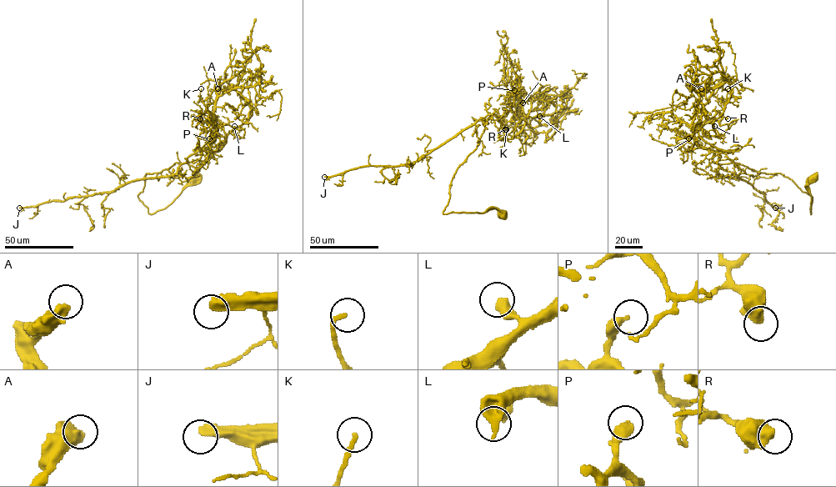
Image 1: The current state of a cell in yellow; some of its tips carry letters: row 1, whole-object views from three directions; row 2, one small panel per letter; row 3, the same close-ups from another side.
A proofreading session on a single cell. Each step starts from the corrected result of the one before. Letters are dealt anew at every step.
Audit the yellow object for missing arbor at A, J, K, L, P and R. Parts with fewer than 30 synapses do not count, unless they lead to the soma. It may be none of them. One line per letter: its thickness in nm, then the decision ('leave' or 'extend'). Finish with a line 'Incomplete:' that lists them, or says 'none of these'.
A: 550 nm | leave
J: 440 nm | extend
K: 180 nm | leave
L: 440 nm | leave
P: 380 nm | leave
R: 600 nm | leave
Incomplete: J

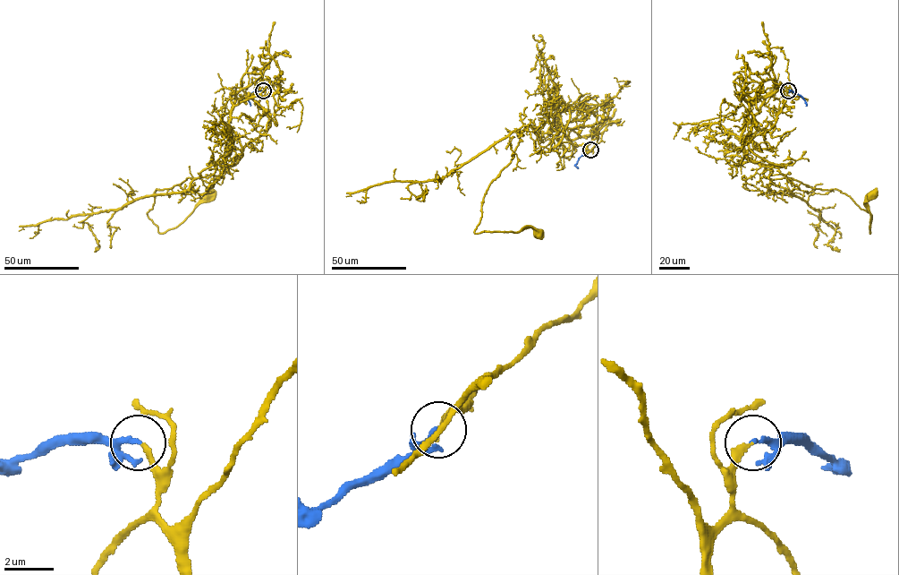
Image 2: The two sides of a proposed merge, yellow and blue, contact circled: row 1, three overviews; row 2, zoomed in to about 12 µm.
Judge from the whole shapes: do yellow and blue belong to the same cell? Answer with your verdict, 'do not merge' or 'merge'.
merge

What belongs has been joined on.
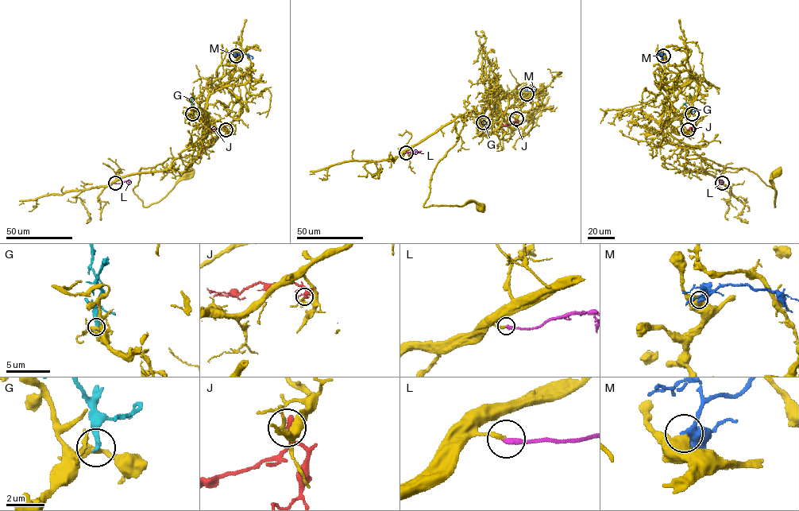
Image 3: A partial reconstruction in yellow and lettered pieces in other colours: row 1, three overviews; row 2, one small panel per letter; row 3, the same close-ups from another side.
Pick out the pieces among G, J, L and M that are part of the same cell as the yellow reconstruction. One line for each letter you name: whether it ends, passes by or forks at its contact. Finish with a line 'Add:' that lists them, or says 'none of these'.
L: it ends there
Add: L

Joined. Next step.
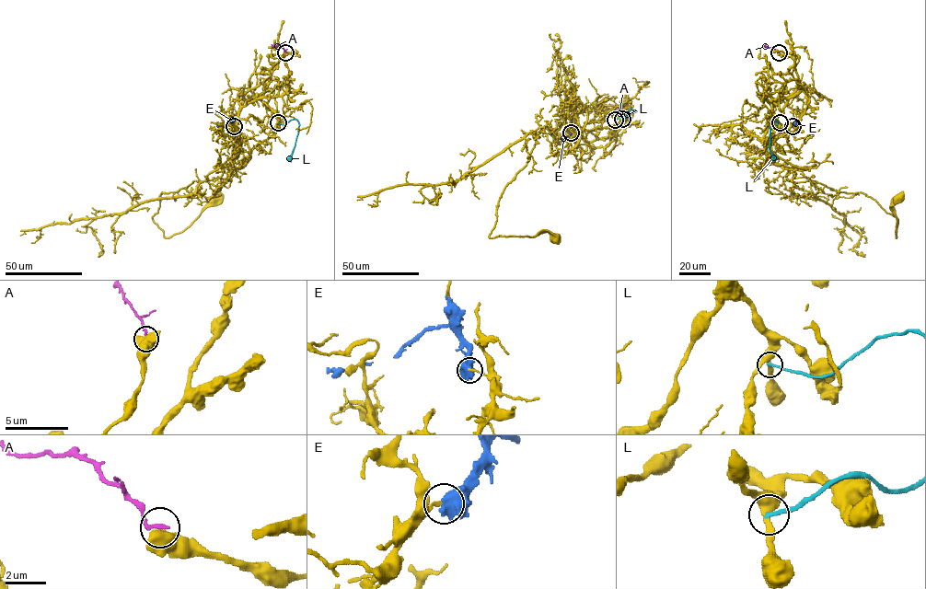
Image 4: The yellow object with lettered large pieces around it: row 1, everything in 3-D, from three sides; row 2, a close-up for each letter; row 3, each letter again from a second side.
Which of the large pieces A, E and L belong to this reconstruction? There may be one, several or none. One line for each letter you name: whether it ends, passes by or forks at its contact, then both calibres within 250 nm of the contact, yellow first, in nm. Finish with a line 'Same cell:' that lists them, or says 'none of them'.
Same cell: none of them

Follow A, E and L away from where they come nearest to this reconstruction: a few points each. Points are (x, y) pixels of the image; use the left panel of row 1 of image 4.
A: (285, 52), (283, 48), (271, 44)
E: (234, 126), (230, 121), (217, 127)
L: (277, 122), (285, 124), (296, 119), (299, 124), (291, 162)

